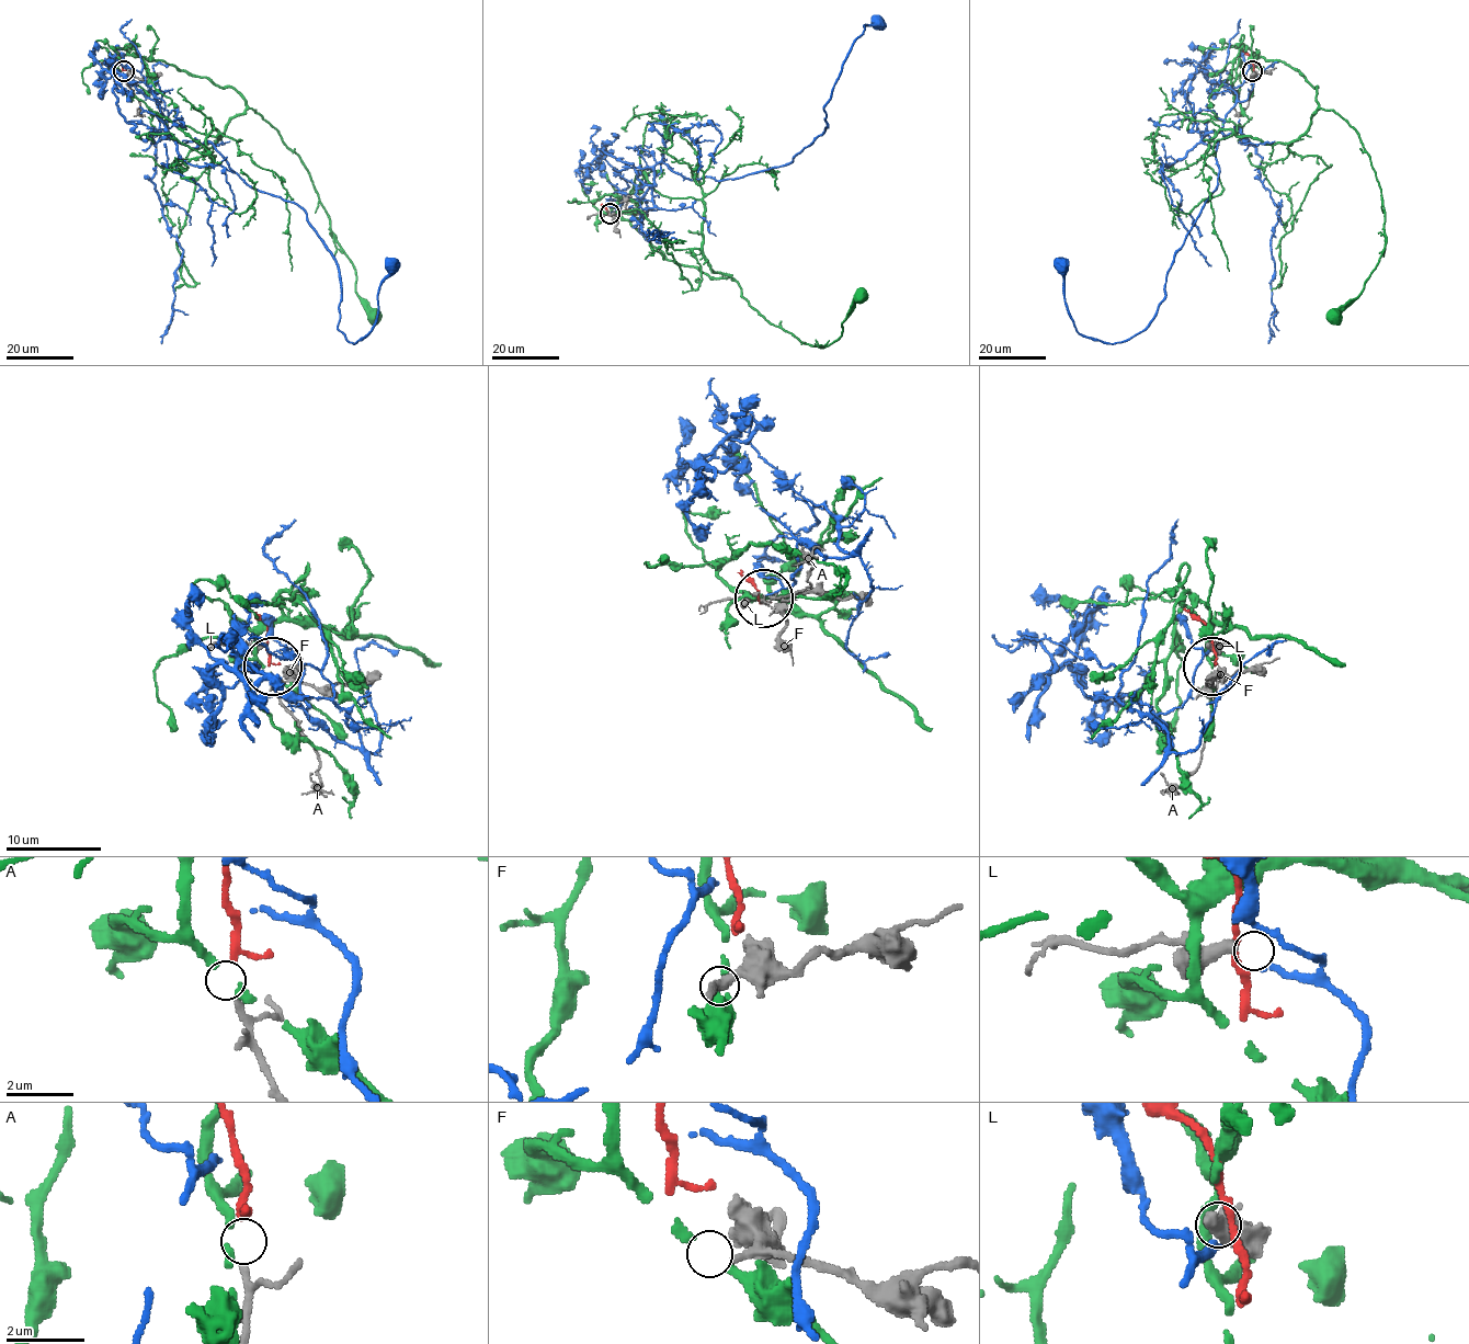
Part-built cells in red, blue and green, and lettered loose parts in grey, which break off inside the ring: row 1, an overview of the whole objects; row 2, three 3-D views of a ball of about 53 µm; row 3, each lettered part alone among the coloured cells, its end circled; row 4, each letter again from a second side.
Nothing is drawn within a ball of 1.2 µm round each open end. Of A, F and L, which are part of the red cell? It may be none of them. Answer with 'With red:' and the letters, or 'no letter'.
With red: A

